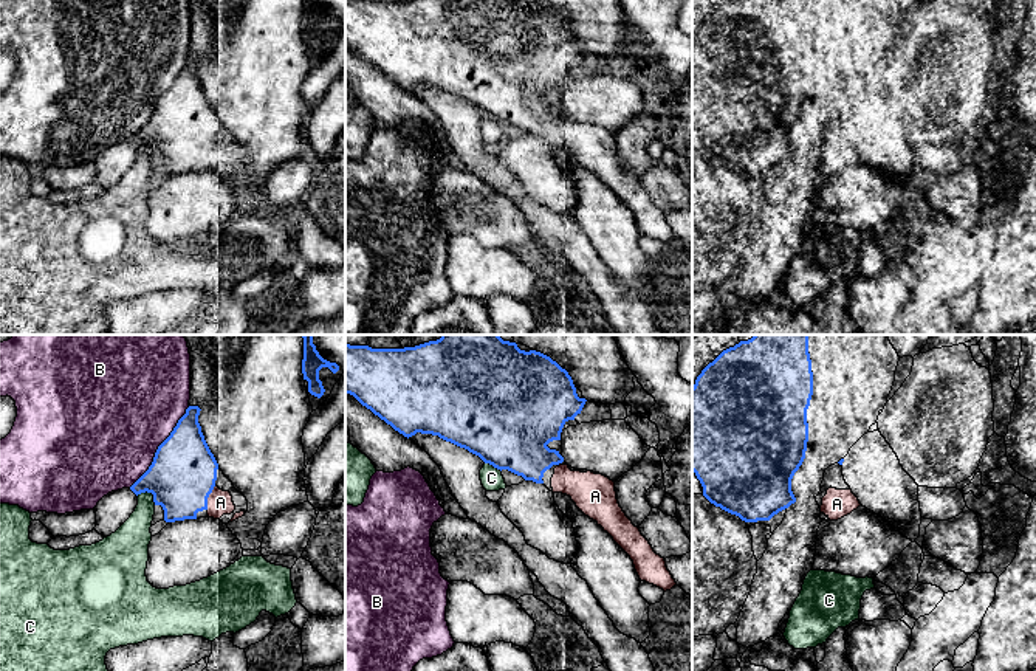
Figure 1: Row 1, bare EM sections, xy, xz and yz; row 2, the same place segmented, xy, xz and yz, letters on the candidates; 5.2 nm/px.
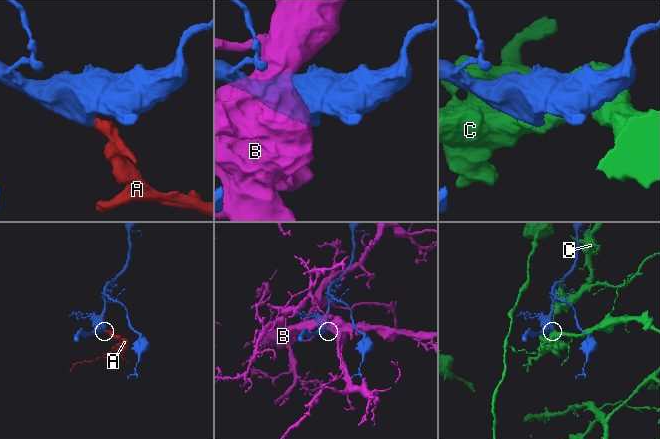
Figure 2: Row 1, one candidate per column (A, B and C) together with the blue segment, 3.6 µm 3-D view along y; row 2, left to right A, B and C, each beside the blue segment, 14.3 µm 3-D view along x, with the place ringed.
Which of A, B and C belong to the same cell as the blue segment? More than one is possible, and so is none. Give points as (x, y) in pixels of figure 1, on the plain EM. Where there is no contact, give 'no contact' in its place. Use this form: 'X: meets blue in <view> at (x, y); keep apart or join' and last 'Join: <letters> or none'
A: meets blue in xy at (208, 149); join
B: meets blue in xy at (158, 99); keep apart
C: meets blue in xy at (149, 144); keep apart
Join: A

